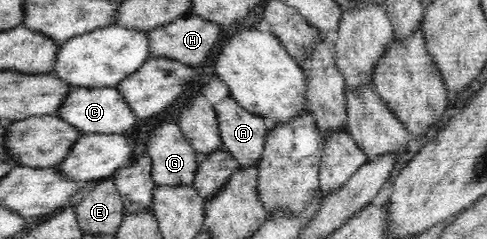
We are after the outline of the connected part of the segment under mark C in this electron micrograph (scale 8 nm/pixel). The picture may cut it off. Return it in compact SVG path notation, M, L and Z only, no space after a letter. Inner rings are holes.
M70 87L56 115L79 130L82 135L124 134L140 120L116 87Z

